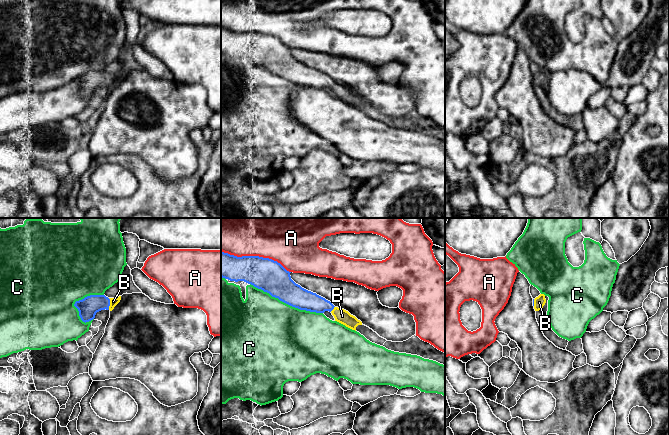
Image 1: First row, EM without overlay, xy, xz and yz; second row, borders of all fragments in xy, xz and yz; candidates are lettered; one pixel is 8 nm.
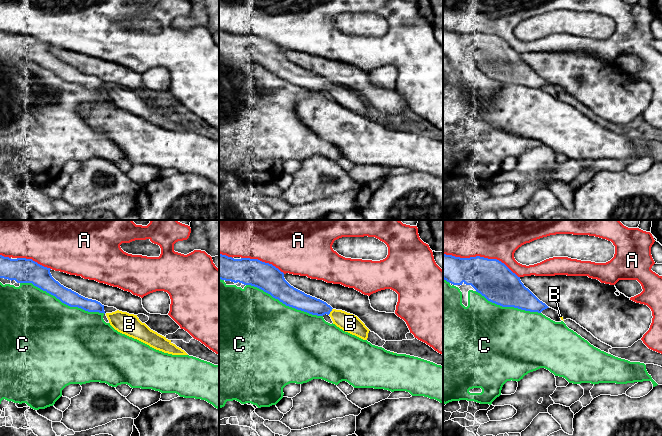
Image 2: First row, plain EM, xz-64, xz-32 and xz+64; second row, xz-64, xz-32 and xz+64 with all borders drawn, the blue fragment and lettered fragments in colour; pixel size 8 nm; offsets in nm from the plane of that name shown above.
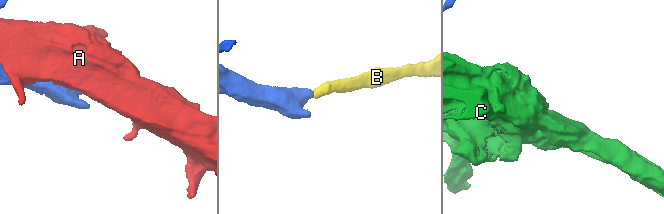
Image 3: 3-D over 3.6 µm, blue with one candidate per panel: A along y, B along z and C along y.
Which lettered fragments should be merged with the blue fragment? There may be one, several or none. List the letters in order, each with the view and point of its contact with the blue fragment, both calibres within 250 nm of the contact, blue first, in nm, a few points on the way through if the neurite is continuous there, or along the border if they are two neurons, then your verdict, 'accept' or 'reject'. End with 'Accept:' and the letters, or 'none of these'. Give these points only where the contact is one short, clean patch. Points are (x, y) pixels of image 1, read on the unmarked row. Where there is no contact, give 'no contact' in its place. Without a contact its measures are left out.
A: meets blue in xz at (256, 32); 260 nm thick on the blue side, 320 nm on the other; reject
B: meets blue in xy at (109, 80); 160 nm thick on the blue side, 60 nm on the other; runs through xy (88, 83), (92, 80), (109, 80), (113, 77); accept
C: meets blue in xz at (286, 79); 260 nm thick on the blue side, 500 nm on the other; reject
Accept: B

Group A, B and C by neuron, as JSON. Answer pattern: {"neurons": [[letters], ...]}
{"neurons": [["A"], ["B"], ["C"]]}

